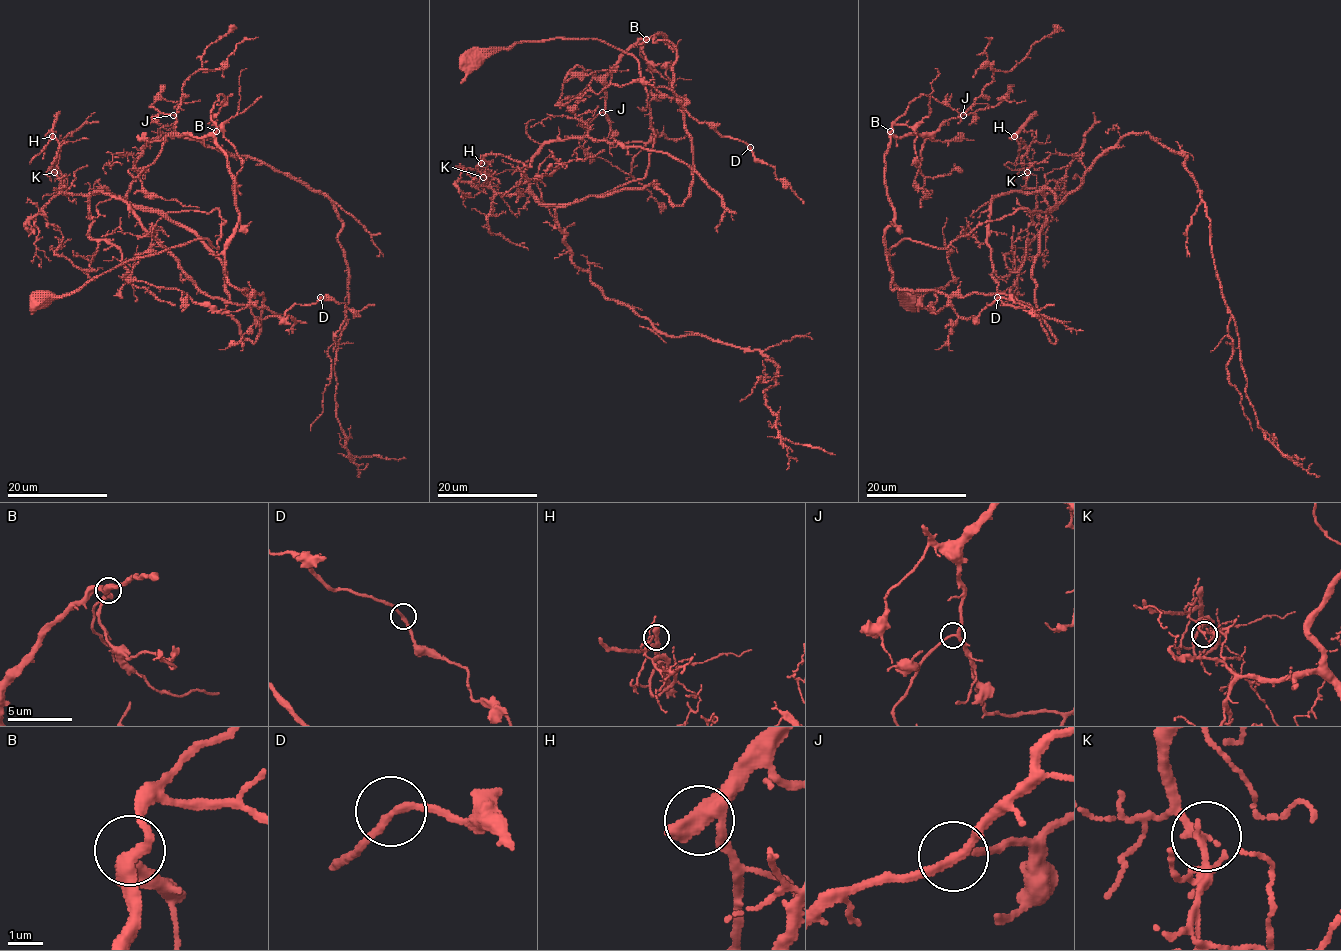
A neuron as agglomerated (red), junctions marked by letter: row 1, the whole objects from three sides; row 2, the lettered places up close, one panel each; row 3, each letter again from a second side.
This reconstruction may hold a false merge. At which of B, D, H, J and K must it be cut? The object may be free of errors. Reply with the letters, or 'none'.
K

